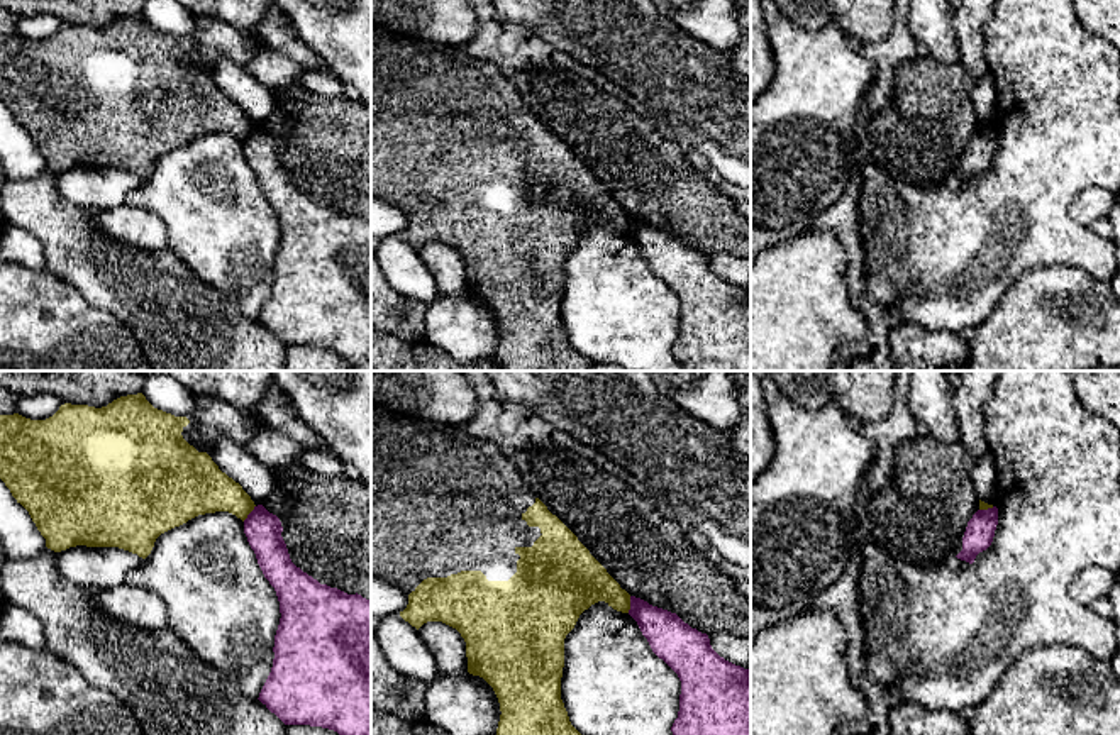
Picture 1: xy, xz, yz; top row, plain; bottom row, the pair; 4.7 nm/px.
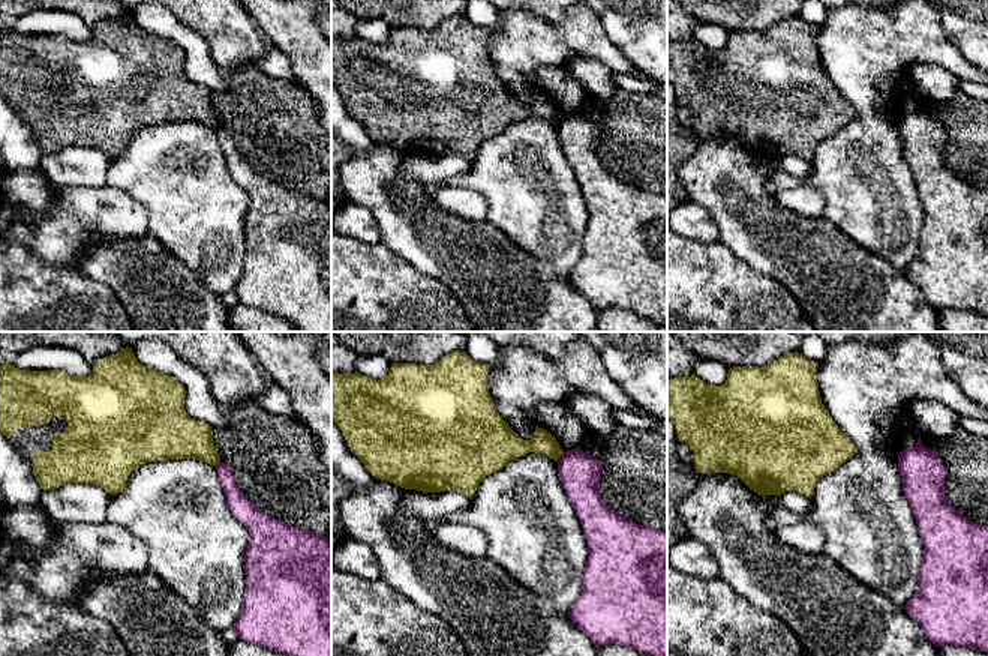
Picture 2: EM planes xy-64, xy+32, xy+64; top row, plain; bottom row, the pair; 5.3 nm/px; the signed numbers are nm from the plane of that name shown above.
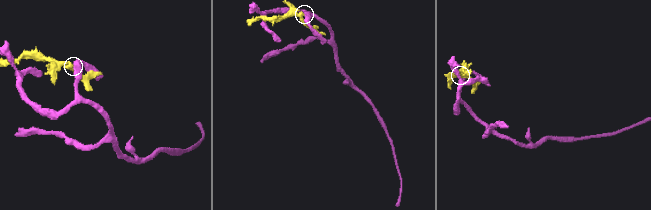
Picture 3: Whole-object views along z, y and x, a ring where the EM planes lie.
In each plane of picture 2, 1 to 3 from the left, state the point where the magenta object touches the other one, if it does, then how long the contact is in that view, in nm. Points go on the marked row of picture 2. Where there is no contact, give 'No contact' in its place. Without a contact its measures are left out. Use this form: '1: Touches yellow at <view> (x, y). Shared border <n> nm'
1: Touches yellow at xy-64 (218, 463). Shared border 40 nm
2: Touches yellow at xy+32 (559, 455). Shared border 60 nm
3: No contact

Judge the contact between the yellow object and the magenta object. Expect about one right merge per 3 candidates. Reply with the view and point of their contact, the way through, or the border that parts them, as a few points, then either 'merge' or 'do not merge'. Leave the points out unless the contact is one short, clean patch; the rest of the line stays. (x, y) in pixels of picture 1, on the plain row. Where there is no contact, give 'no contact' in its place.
xz (629, 226) | along xz (631, 217), (627, 232) | do not merge

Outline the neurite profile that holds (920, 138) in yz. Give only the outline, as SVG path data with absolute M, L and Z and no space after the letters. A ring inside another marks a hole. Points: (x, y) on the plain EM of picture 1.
M917 56L898 64L891 102L868 122L871 161L896 180L920 188L954 180L962 171L968 142L979 130L973 85L961 63L944 64L932 56Z

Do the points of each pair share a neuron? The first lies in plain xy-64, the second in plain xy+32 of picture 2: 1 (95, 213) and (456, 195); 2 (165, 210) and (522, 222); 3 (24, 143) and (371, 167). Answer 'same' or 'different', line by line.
1: same
2: same
3: different

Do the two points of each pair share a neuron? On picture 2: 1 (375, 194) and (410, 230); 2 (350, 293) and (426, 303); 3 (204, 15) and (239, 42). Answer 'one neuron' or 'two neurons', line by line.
1: one neuron
2: one neuron
3: one neuron

